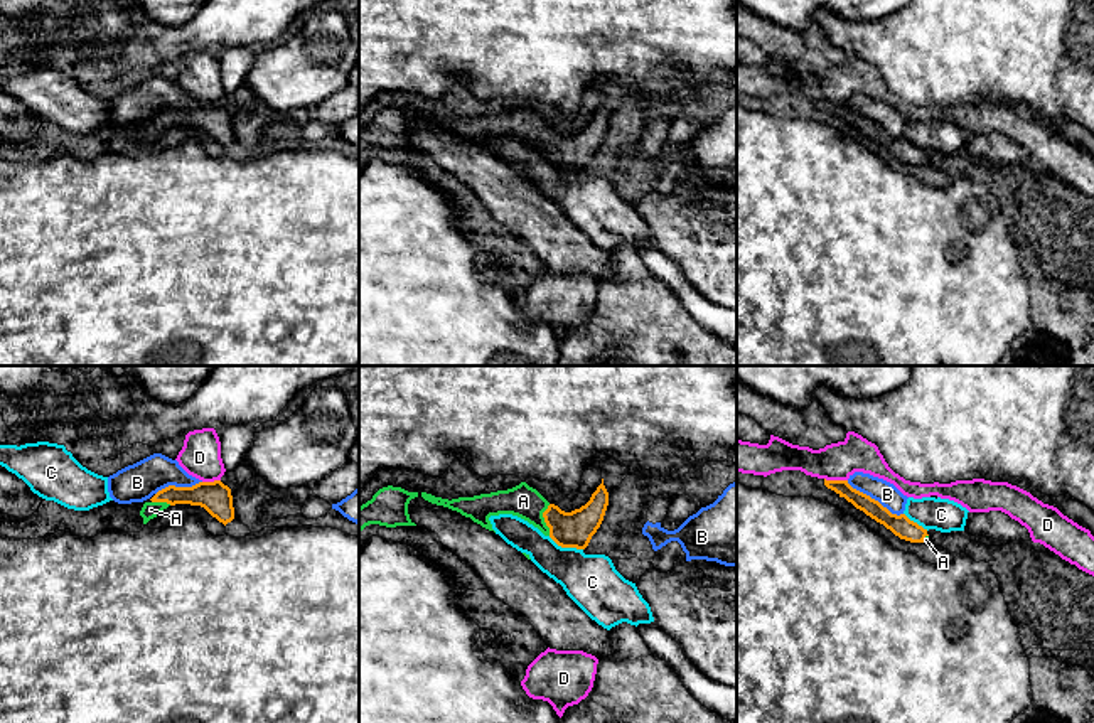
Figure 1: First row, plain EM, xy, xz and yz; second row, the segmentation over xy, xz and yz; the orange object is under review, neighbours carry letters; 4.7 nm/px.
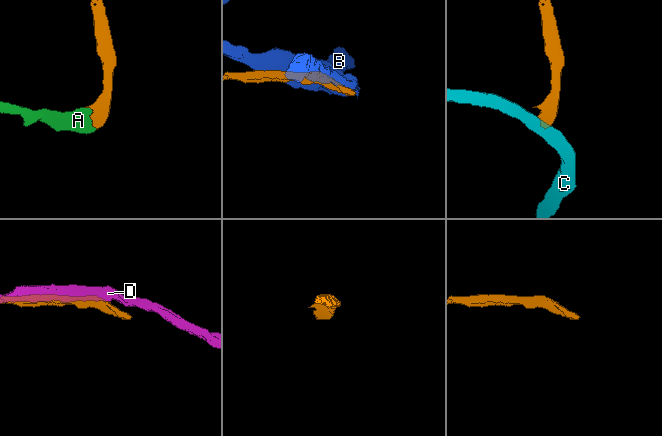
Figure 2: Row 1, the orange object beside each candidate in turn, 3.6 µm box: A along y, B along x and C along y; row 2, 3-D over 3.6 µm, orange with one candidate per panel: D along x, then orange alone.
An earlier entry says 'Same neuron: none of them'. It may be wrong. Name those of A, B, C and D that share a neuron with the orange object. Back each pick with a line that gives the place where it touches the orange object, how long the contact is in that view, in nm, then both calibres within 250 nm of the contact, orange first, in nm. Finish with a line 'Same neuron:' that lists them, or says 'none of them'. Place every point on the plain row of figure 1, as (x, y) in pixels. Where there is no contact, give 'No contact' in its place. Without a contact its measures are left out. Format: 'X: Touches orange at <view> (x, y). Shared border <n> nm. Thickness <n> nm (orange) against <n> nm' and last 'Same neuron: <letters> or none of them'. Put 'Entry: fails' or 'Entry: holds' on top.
Entry: fails
A: Touches orange at xz (545, 142). Shared border 150 nm. Thickness 180 nm (orange) against 160 nm
Same neuron: A

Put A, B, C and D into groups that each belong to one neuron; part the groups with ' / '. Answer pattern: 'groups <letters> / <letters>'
groups A / B / C / D

